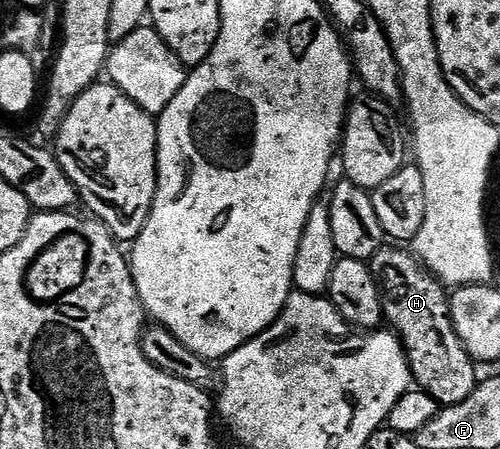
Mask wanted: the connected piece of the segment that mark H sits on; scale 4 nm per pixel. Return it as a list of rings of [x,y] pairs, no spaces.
[[[386,245],[371,261],[373,277],[387,296],[381,300],[384,322],[401,340],[414,384],[435,397],[441,407],[459,405],[459,401],[467,401],[477,388],[479,374],[475,360],[467,353],[463,341],[459,341],[459,333],[453,328],[449,312],[450,292],[416,255],[400,249],[397,245]]]

